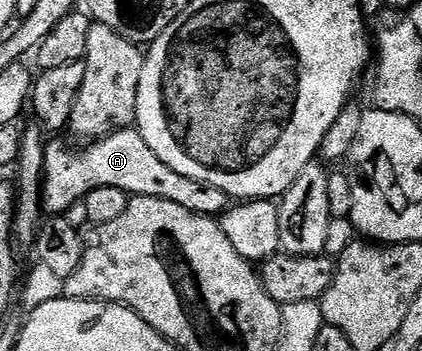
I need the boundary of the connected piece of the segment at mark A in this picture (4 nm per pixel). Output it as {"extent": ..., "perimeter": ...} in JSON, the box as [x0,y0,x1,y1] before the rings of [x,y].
{"extent":[42,128,229,218],"perimeter":[[[138,128],[118,129],[116,133],[110,133],[109,136],[102,137],[99,141],[92,141],[86,147],[79,148],[83,149],[66,149],[59,141],[53,143],[51,141],[46,146],[42,180],[42,204],[48,214],[66,214],[68,212],[66,209],[71,209],[74,205],[76,208],[83,198],[89,196],[93,191],[97,191],[97,187],[117,187],[128,195],[165,199],[169,203],[177,203],[189,211],[199,213],[203,217],[218,218],[226,213],[229,208],[227,194],[222,193],[217,187],[177,175],[177,171],[173,171],[173,167],[161,163],[161,159],[157,159],[157,155],[153,151],[153,147],[149,147],[149,143],[145,143],[145,139],[140,135]]]}

